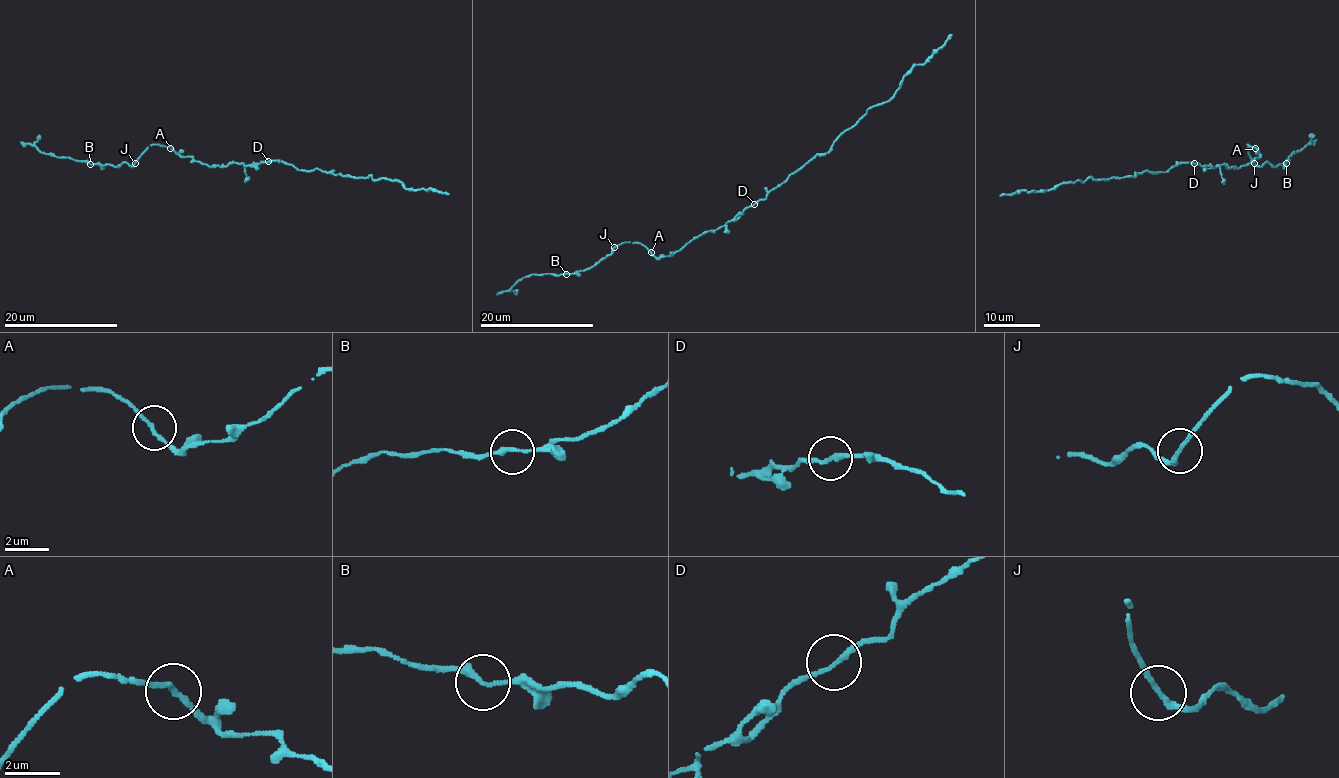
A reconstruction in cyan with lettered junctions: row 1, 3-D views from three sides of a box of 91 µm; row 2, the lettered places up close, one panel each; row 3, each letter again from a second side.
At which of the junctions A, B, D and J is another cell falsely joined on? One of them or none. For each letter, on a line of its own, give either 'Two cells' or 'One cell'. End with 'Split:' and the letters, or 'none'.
A: One cell
B: One cell
D: Two cells
J: One cell
Split: D

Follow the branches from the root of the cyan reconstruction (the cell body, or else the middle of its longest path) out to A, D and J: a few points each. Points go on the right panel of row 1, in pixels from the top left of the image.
A: (1211, 167), (1225, 164), (1239, 168), (1247, 165), (1260, 156), (1255, 148)
D: (1211, 167), (1193, 163)
J: (1211, 167), (1225, 164), (1239, 168), (1247, 165), (1260, 154), (1248, 144), (1249, 155), (1254, 163)

